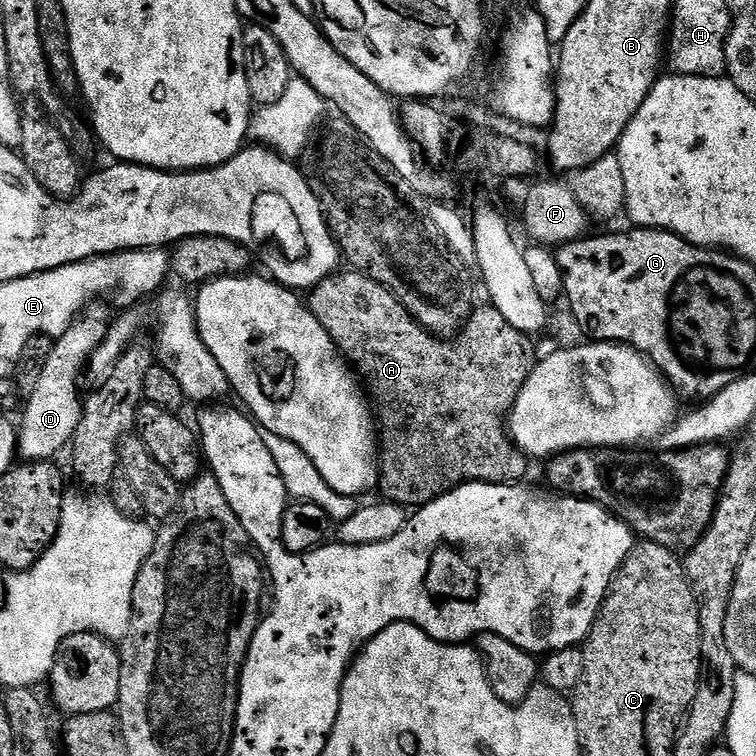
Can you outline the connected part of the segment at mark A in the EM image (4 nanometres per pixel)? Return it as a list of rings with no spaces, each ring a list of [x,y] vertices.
[[[337,271],[333,275],[327,276],[322,282],[318,282],[315,288],[307,293],[306,303],[314,314],[314,318],[318,318],[322,330],[326,330],[326,334],[330,334],[330,338],[336,344],[337,353],[345,357],[349,365],[358,373],[359,379],[370,397],[370,404],[374,409],[374,420],[378,425],[378,463],[380,465],[378,489],[380,488],[381,494],[384,495],[381,497],[393,504],[423,506],[463,484],[515,484],[523,481],[527,477],[524,475],[528,472],[530,460],[521,452],[518,445],[512,442],[507,423],[522,386],[530,378],[532,369],[538,363],[536,348],[532,345],[533,337],[527,332],[510,326],[510,322],[506,322],[506,318],[502,318],[502,314],[498,314],[496,308],[476,306],[473,307],[471,316],[468,317],[463,328],[456,333],[454,339],[451,342],[445,342],[443,339],[433,336],[428,329],[423,328],[402,306],[399,298],[390,290],[386,290],[386,286],[374,282],[374,278],[370,278],[361,272],[344,271]]]

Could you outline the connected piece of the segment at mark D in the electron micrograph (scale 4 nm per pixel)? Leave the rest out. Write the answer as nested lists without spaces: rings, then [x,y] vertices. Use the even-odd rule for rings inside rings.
[[[103,303],[89,304],[53,343],[46,358],[46,366],[42,366],[42,374],[38,382],[34,382],[34,390],[27,393],[18,416],[20,424],[18,420],[16,438],[16,450],[21,461],[52,460],[63,448],[65,451],[71,445],[72,435],[74,430],[78,430],[84,409],[82,392],[80,396],[80,375],[85,375],[92,351],[104,341],[108,333],[110,315],[100,304]]]

